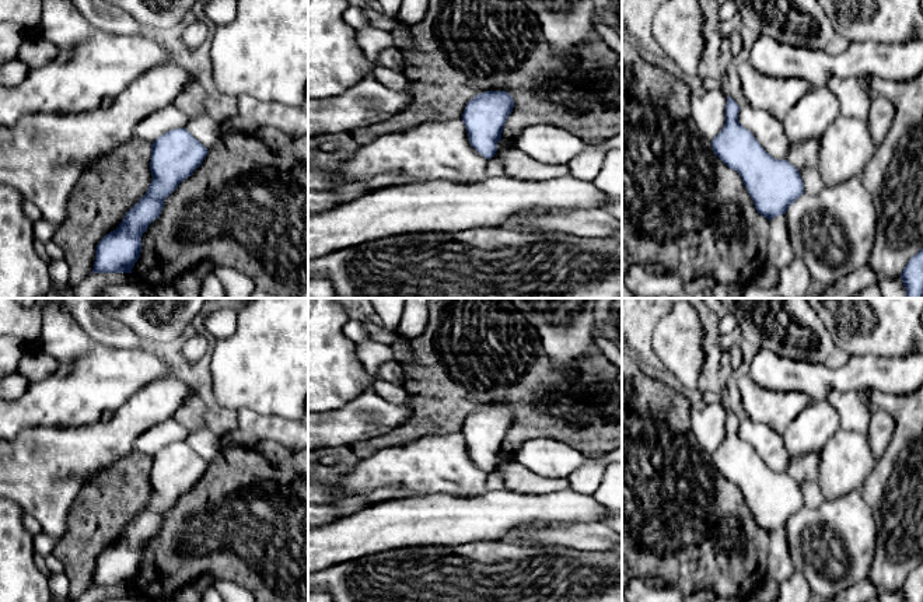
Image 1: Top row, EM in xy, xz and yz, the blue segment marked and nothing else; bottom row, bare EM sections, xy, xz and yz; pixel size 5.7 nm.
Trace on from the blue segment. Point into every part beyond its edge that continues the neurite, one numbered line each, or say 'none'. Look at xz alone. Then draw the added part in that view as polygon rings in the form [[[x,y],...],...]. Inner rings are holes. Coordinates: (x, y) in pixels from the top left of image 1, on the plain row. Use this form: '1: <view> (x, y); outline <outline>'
none

